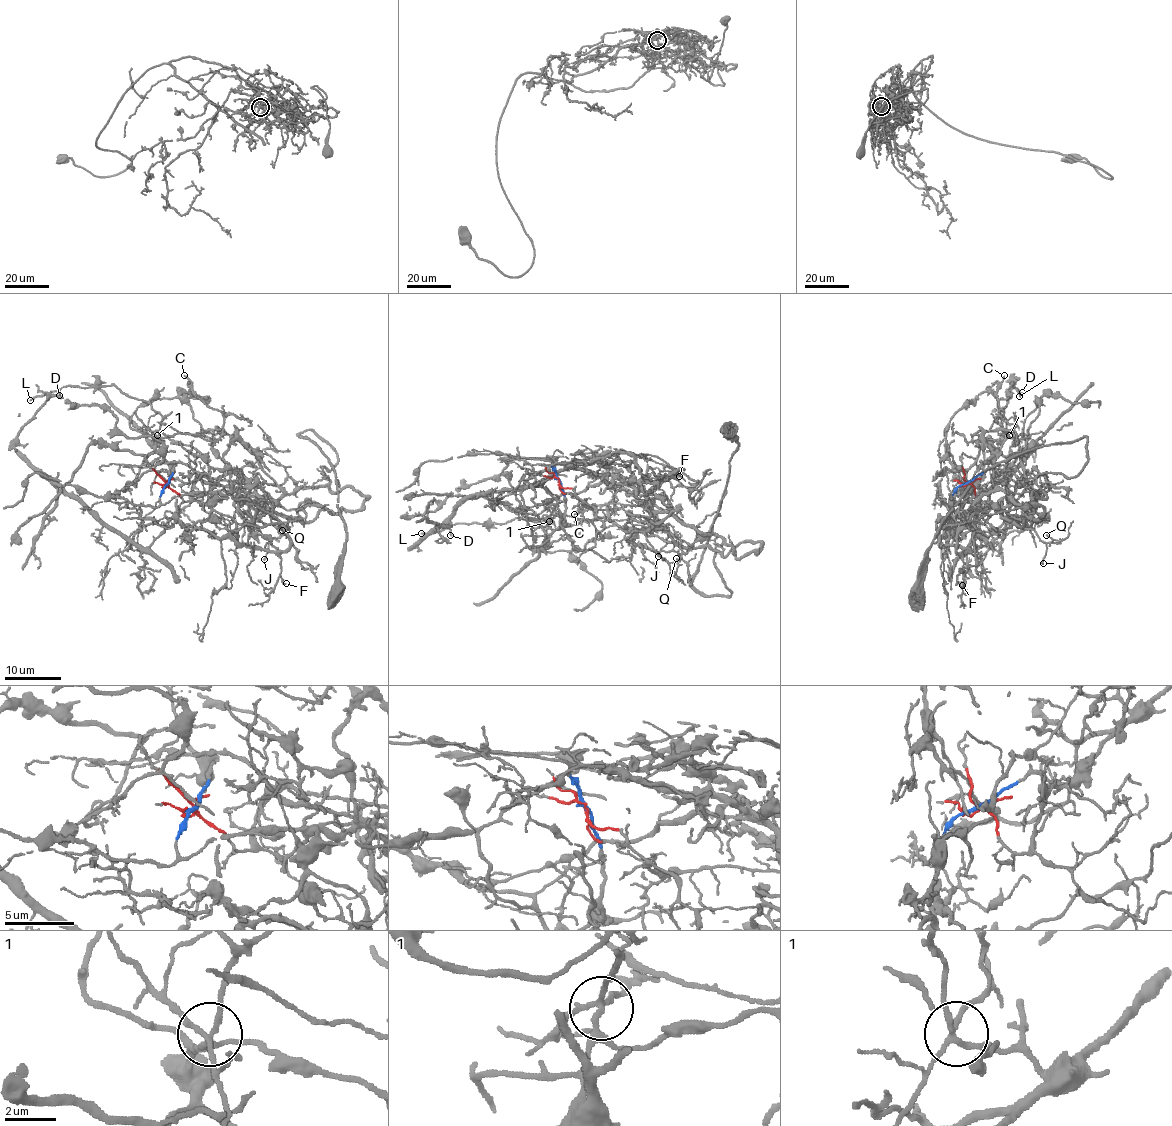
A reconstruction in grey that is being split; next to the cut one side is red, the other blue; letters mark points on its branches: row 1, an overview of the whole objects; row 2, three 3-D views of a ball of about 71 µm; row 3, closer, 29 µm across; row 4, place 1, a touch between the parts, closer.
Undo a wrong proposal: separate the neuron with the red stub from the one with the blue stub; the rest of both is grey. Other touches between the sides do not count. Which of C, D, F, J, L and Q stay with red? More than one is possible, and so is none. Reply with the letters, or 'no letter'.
C, F, J, Q

